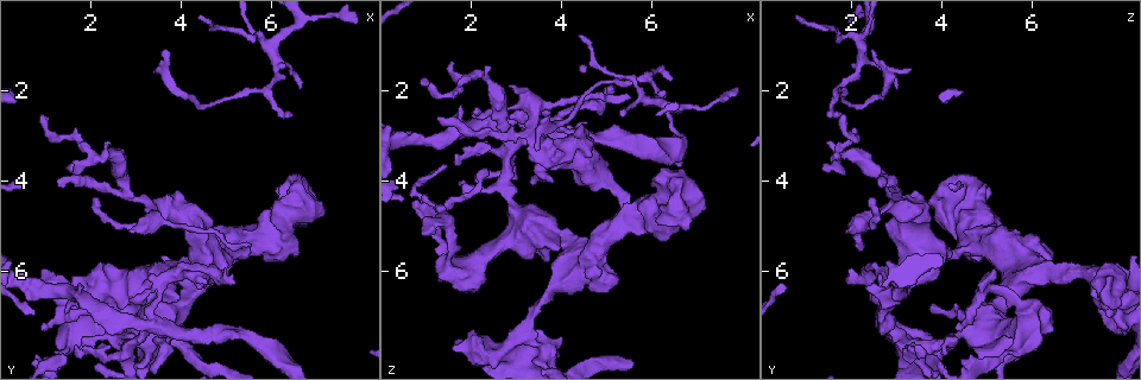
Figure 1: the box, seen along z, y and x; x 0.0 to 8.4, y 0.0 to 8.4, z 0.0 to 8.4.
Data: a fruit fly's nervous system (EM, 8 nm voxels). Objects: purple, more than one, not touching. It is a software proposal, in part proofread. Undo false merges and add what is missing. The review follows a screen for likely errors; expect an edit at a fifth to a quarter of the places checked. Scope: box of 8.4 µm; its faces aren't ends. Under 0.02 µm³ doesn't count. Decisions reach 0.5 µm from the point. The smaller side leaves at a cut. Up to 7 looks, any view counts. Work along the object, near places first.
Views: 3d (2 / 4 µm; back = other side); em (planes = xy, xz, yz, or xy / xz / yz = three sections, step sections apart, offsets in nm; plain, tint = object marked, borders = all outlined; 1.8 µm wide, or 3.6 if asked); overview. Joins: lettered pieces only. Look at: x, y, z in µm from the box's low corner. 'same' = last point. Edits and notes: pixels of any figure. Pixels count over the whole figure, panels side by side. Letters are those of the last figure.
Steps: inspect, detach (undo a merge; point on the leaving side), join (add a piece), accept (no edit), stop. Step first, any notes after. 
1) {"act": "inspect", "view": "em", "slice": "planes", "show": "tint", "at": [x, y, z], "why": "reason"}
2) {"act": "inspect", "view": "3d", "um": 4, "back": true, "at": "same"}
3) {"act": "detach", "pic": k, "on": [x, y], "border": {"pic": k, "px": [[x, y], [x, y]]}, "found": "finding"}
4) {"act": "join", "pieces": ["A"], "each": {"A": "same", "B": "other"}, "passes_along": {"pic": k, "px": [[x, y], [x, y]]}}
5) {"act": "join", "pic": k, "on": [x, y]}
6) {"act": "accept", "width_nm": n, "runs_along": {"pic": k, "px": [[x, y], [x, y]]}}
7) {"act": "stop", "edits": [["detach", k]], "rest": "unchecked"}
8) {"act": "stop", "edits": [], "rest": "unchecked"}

{"act": "inspect", "view": "em", "slice": "planes", "show": "borders", "at": [3.30, 7.25, 2.75]}

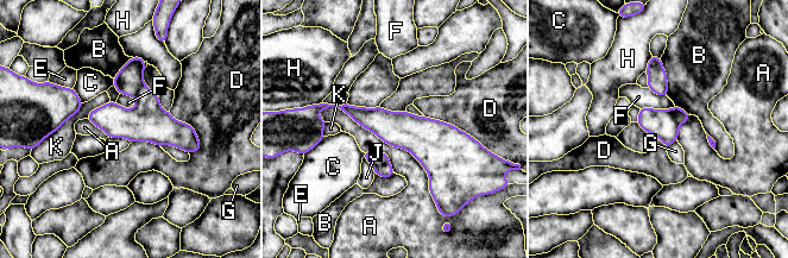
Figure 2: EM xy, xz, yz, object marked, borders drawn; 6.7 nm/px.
{"act": "detach", "pic": 2, "on": [662, 124], "longest_contact_nm": ["A", 1000], "each": {"A": "other", "B": "other", "C": "other", "D": "other", "E": "other", "F": "other", "G": "other", "H": "other", "J": "other", "K": "other"}, "found": "two cells meet here"}

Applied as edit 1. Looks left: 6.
{"act": "inspect", "view": "em", "um": 3.6, "slice": "planes", "show": "borders", "at": [2.90, 7.35, 4.50], "why": "sudden change in width"}

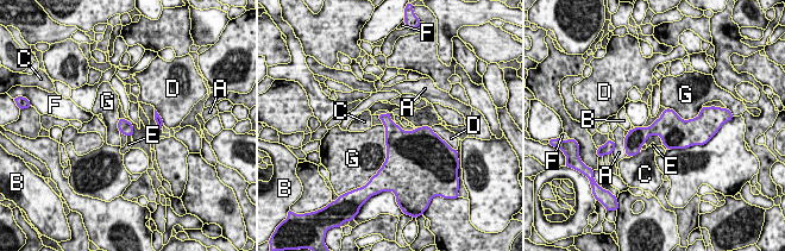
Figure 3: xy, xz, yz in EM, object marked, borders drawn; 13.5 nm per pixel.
{"act": "accept", "each": {"A": "other", "B": "other", "C": "other", "D": "other", "E": "other", "F": "other", "G": "other"}, "border": {"pic": 3, "px": [[383, 124], [387, 157], [381, 167]]}, "found": "continuous, no second cell"}

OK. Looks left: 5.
{"act": "stop", "edits": [["detach", 2]], "rest": "unchecked"}

